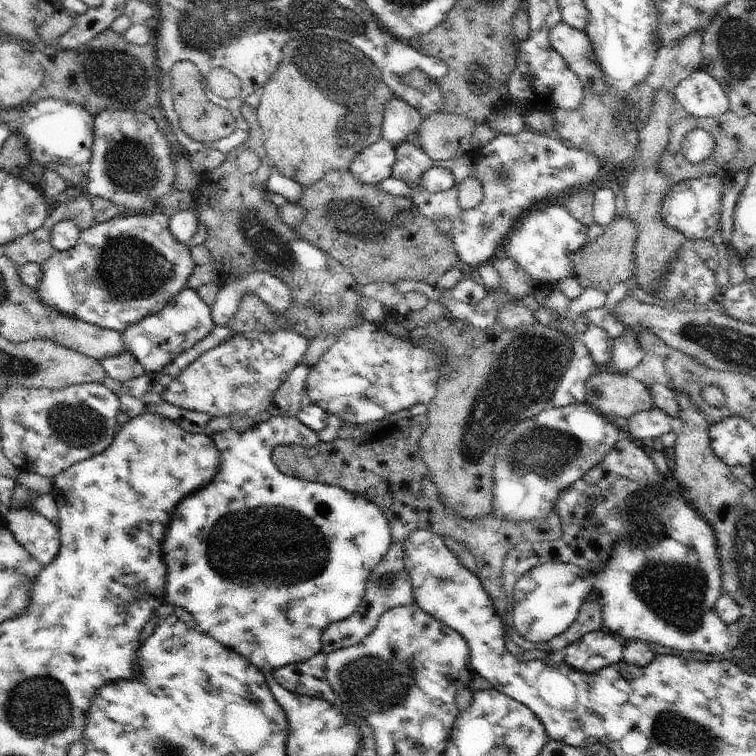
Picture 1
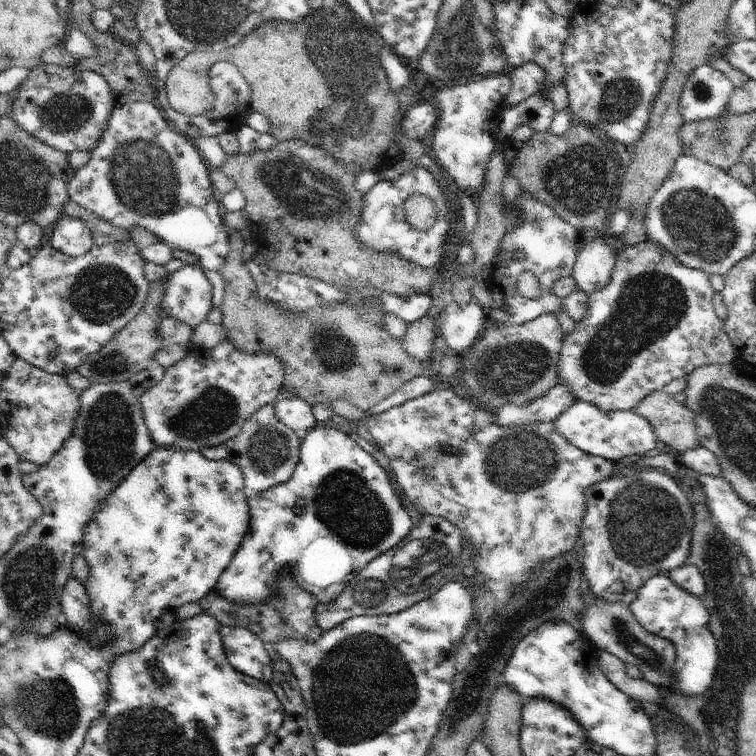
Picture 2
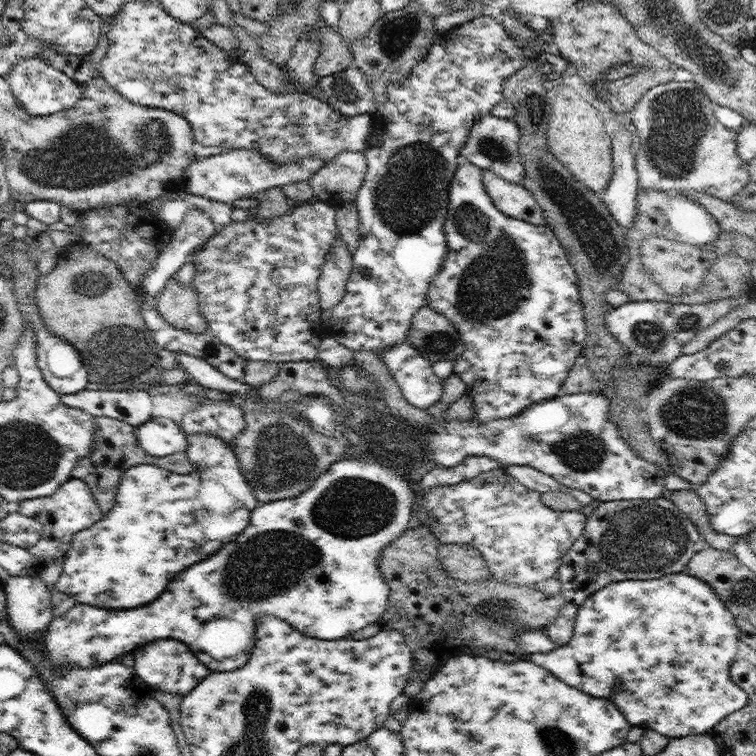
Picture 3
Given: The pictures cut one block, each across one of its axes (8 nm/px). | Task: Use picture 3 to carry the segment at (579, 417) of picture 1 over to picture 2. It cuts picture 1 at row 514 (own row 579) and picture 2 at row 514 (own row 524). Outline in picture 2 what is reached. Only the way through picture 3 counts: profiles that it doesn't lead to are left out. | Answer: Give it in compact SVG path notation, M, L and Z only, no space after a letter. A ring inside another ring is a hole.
M439 386L433 391L417 399L412 399L399 407L392 407L383 413L368 416L363 426L368 430L370 444L378 444L388 456L395 481L403 490L408 502L415 506L421 514L442 517L462 530L462 536L464 536L464 542L466 542L465 548L470 550L470 564L475 567L476 571L496 581L520 584L528 578L529 572L536 565L542 565L542 562L558 555L570 553L573 549L578 550L580 543L579 528L587 509L585 492L589 486L597 485L599 482L610 478L614 468L612 467L612 461L606 460L604 457L588 454L568 442L555 430L554 423L534 424L534 426L524 426L522 430L513 430L512 427L503 427L500 423L497 423L499 414L483 408L484 406L480 407L469 399L459 396L456 389Z

